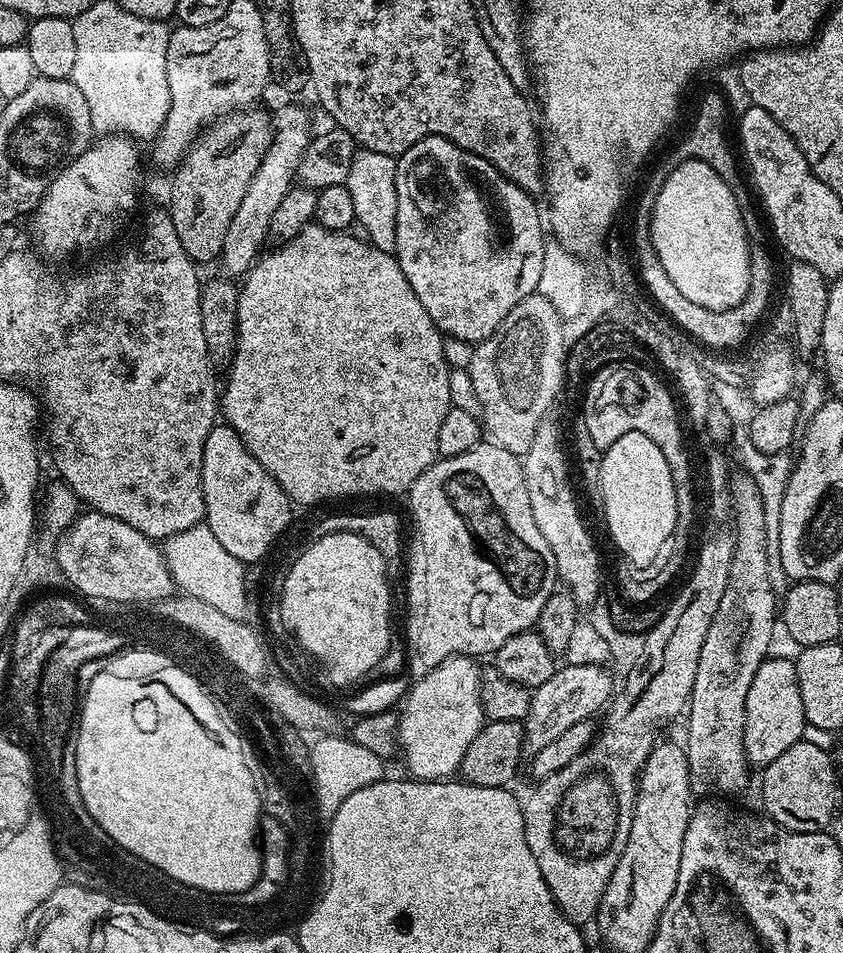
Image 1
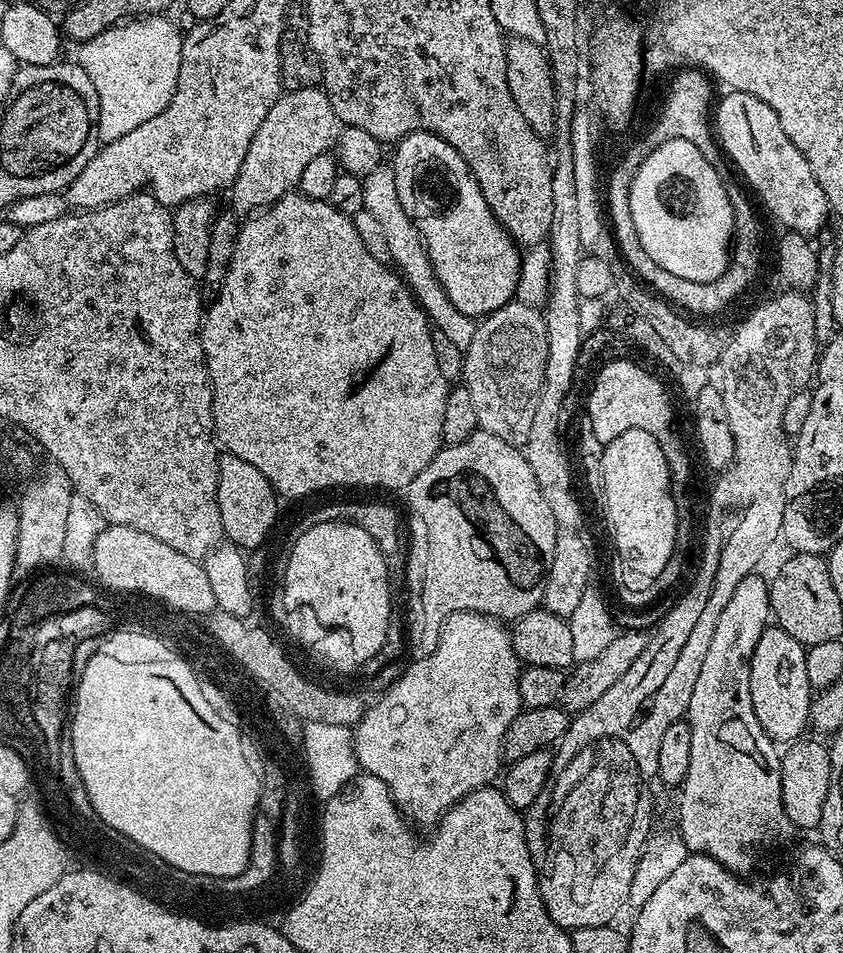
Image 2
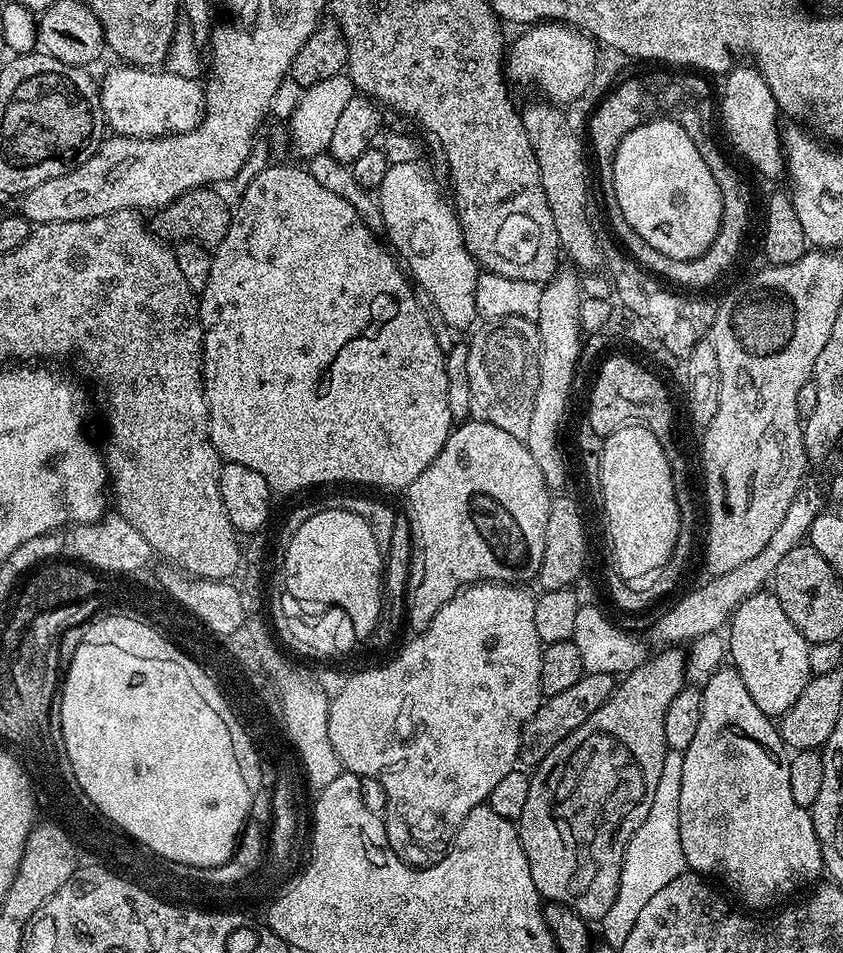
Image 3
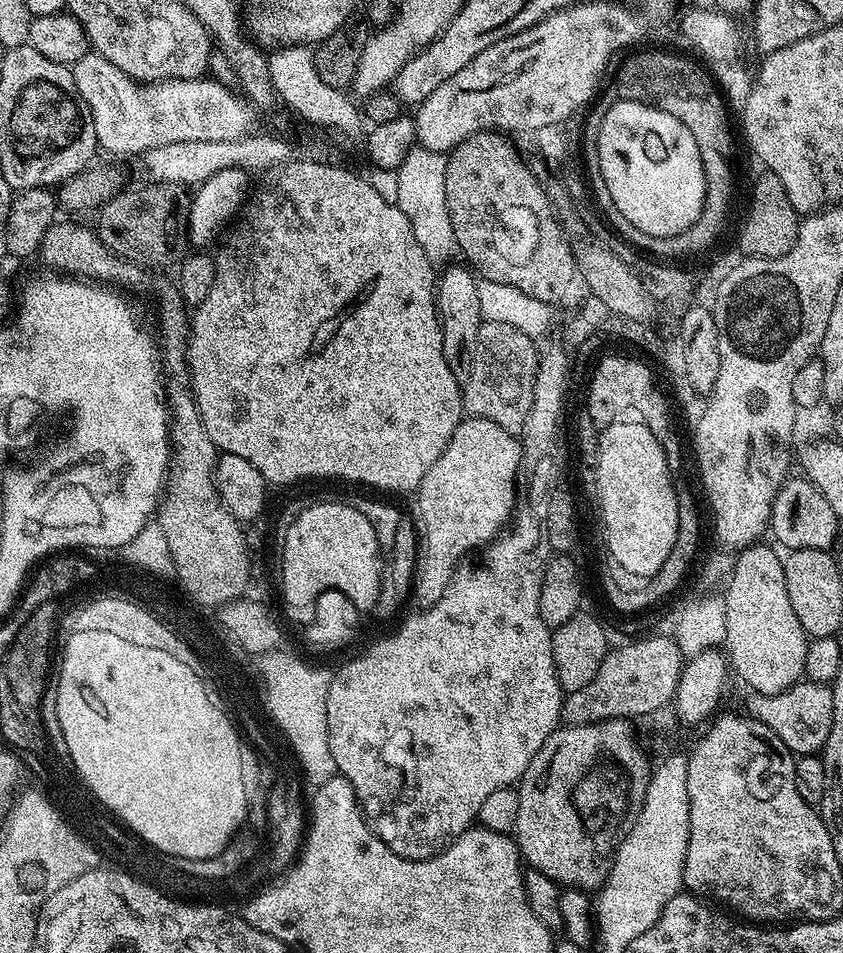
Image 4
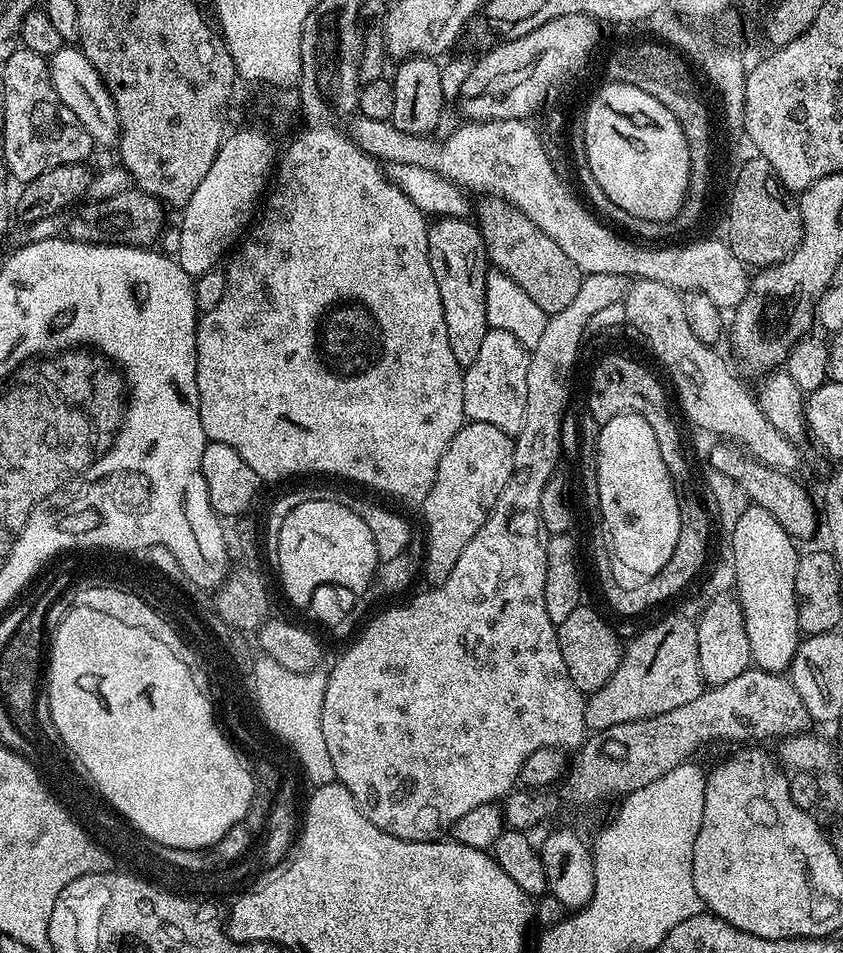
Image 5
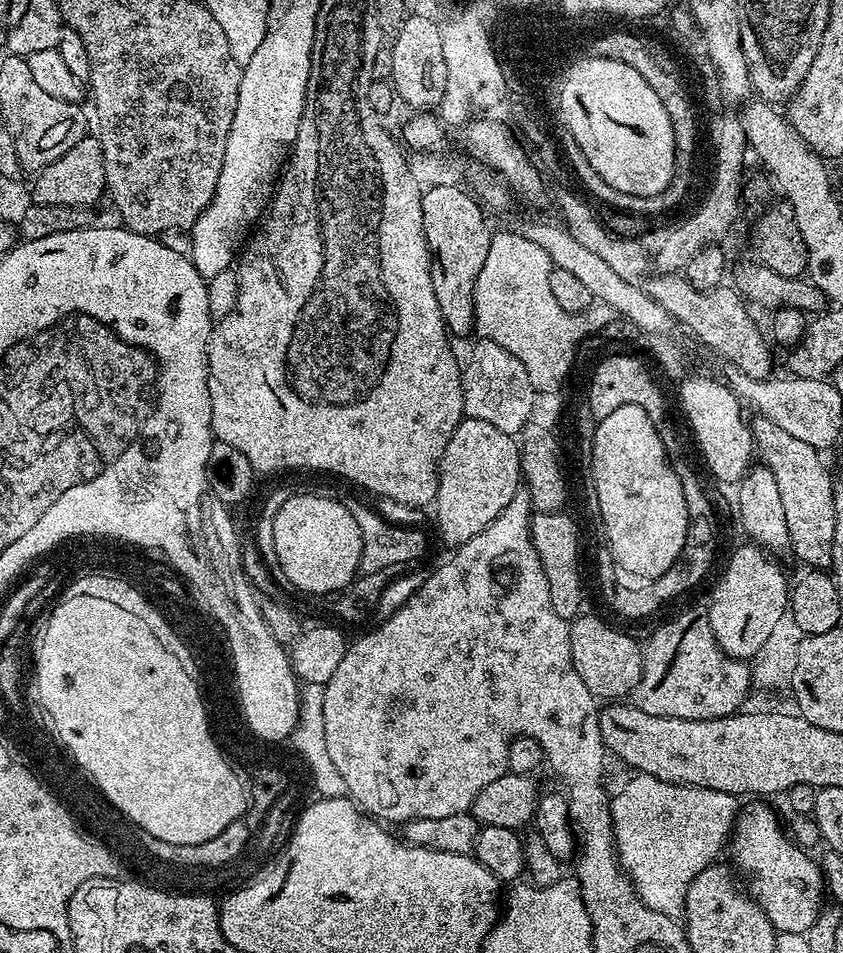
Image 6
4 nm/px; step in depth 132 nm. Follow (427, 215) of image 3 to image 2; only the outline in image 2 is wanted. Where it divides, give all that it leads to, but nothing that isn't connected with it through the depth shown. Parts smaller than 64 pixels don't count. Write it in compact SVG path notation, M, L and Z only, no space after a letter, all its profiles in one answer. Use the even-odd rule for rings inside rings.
M391 166L376 168L364 181L364 211L374 214L374 219L382 226L382 234L386 234L386 246L390 246L391 263L395 271L399 272L404 283L412 290L412 295L420 303L435 331L440 332L452 345L458 346L460 352L465 352L474 342L477 321L473 317L462 314L454 302L442 290L438 278L432 269L428 251L424 245L422 234L418 234L415 222L402 210L402 202L398 202L398 190L394 190L394 170Z

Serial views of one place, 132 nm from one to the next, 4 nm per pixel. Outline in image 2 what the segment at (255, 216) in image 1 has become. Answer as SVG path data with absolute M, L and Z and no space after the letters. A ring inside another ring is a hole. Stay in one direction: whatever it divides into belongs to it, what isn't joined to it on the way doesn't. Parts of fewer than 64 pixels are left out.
M319 87L284 92L274 102L274 106L270 106L270 114L266 114L262 126L258 126L258 134L254 134L254 142L250 142L250 150L246 150L246 158L242 158L242 170L238 170L238 178L230 189L233 204L231 207L240 214L252 214L257 210L269 208L275 200L282 198L299 185L302 170L306 170L311 160L329 151L328 143L331 140L333 143L337 132L336 115L330 106L328 95Z

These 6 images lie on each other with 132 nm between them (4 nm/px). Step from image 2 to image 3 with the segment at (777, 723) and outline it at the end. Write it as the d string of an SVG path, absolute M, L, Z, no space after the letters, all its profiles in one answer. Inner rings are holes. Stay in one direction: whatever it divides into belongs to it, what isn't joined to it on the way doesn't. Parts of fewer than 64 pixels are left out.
M768 590L753 592L751 596L747 596L736 607L726 628L726 652L730 657L731 667L739 672L742 682L746 682L746 690L750 690L750 698L754 698L758 710L762 710L769 718L783 716L786 710L790 710L790 706L794 706L794 702L798 702L798 694L806 690L808 681L813 677L809 647L808 640L802 638L798 626L794 626L794 622L786 618L786 610L782 610L778 598Z

